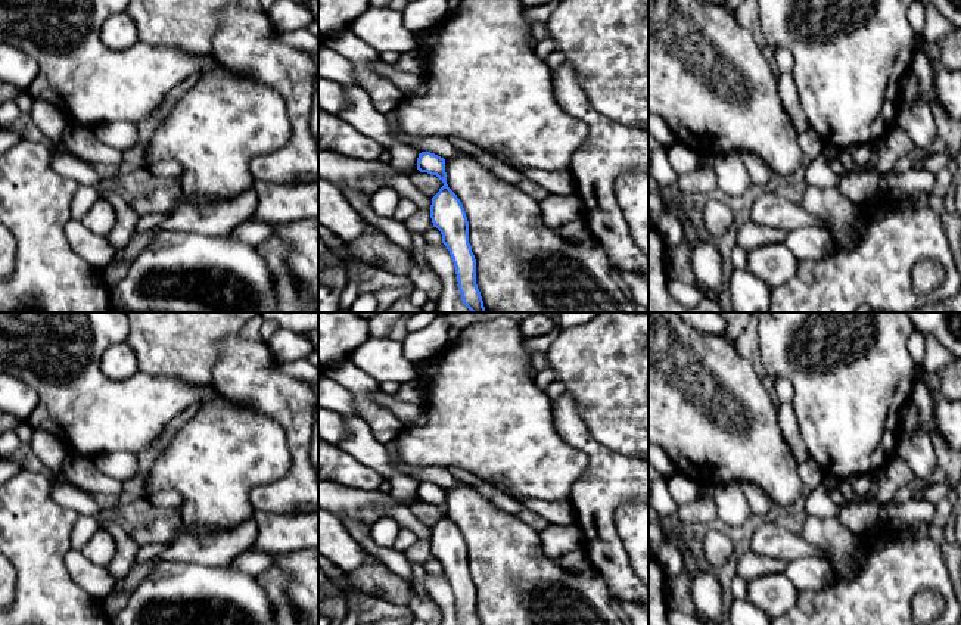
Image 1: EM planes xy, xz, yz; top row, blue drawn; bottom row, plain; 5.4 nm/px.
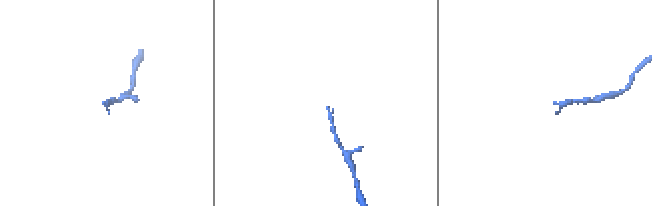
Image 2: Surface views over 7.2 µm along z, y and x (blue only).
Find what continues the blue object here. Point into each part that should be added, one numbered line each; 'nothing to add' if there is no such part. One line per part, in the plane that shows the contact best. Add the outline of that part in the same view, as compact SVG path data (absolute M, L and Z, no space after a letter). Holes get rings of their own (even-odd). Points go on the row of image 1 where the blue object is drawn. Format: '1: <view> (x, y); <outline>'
nothing to add

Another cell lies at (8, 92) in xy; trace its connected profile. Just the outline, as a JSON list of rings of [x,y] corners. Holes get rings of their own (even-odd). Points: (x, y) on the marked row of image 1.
[[[0,80],[0,106],[4,102],[16,100],[22,91],[22,88],[18,88]]]

